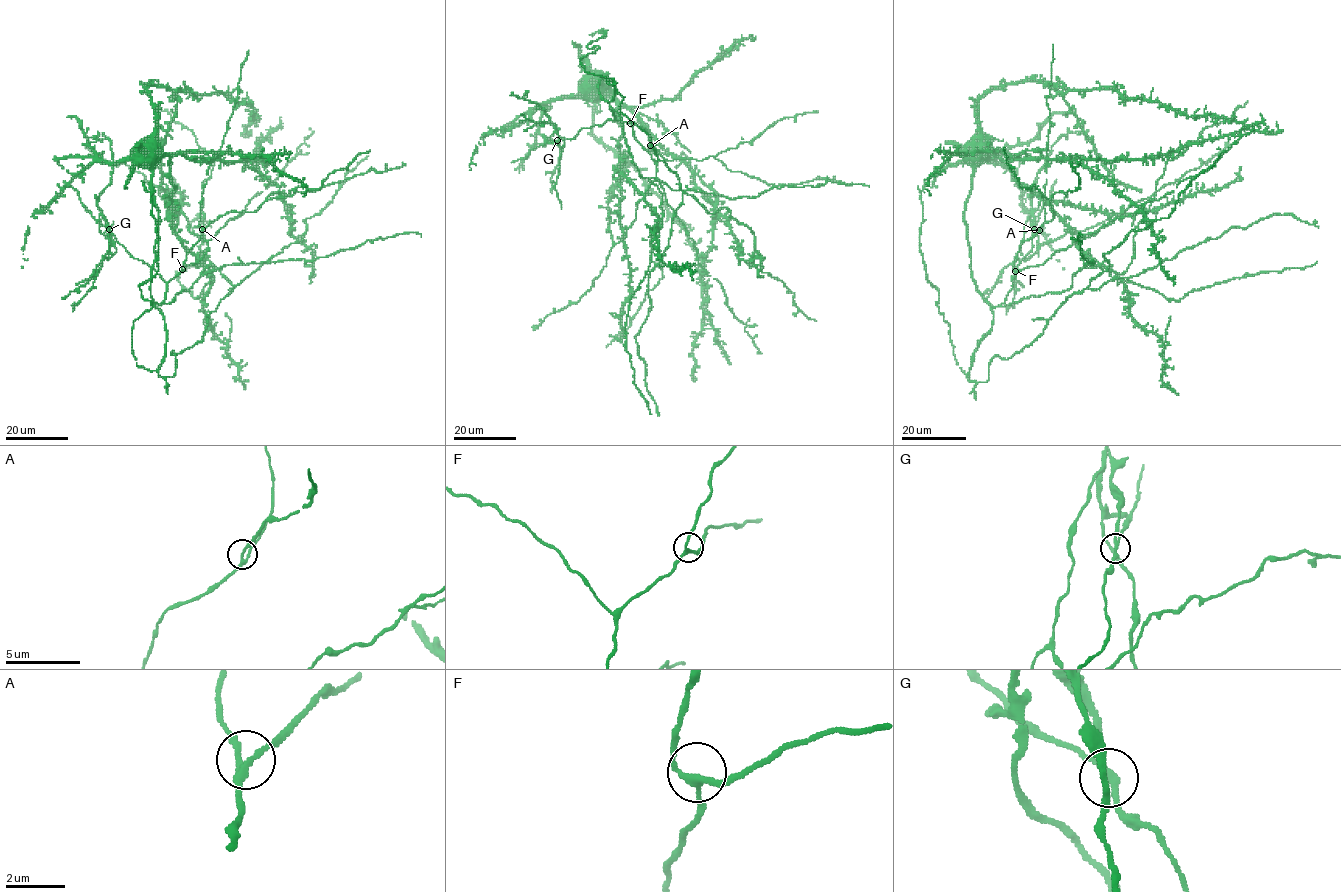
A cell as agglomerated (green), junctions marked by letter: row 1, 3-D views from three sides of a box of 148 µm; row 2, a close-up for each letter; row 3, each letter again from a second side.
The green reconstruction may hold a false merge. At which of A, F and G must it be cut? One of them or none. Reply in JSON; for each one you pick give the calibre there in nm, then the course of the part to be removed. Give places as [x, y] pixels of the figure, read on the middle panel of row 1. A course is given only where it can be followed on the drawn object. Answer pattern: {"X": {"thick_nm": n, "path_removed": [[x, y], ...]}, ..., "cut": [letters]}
{"G": {"thick_nm": 190, "path_removed": [[557, 141], [549, 139], [558, 129], [554, 124], [565, 143], [554, 187], [561, 208]]}, "cut": ["G"]}

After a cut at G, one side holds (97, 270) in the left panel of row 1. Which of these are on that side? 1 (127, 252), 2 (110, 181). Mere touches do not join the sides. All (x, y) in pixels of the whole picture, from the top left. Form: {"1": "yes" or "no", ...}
{"1": "no", "2": "yes"}

